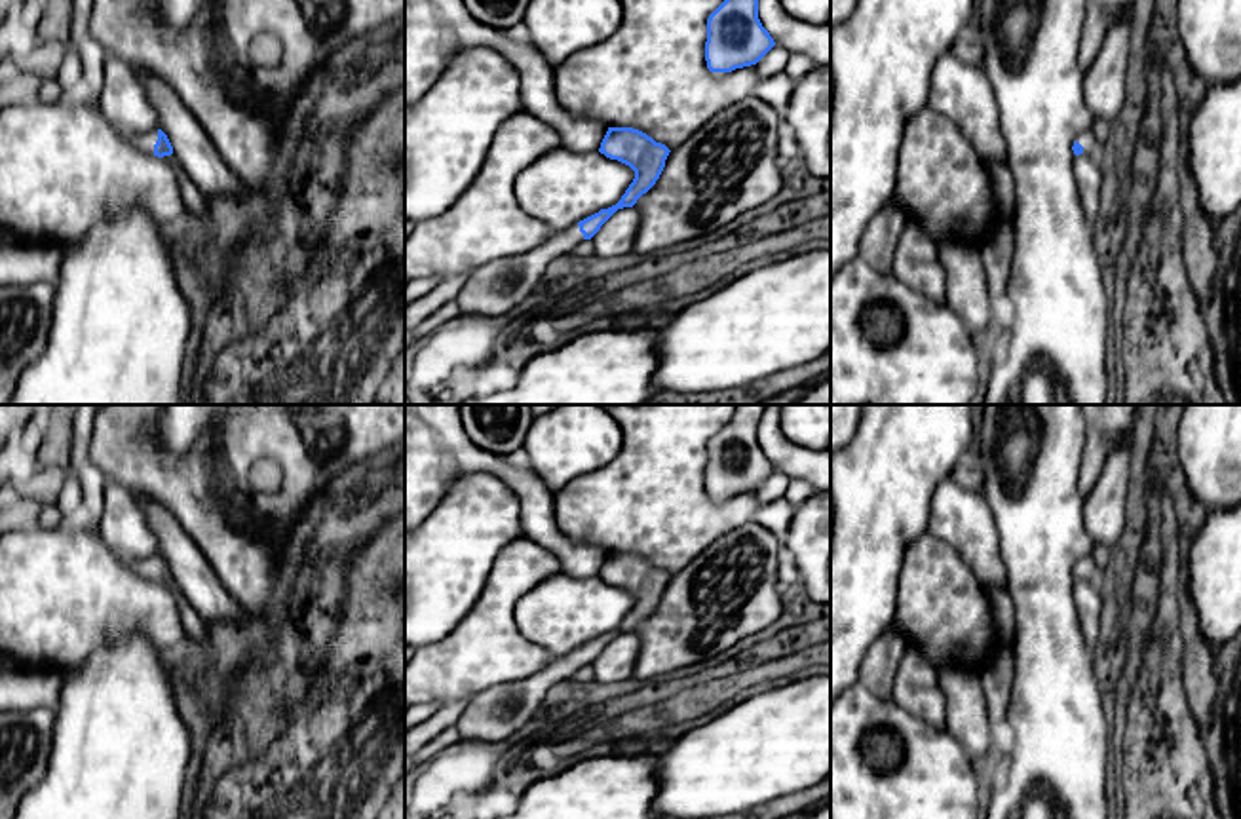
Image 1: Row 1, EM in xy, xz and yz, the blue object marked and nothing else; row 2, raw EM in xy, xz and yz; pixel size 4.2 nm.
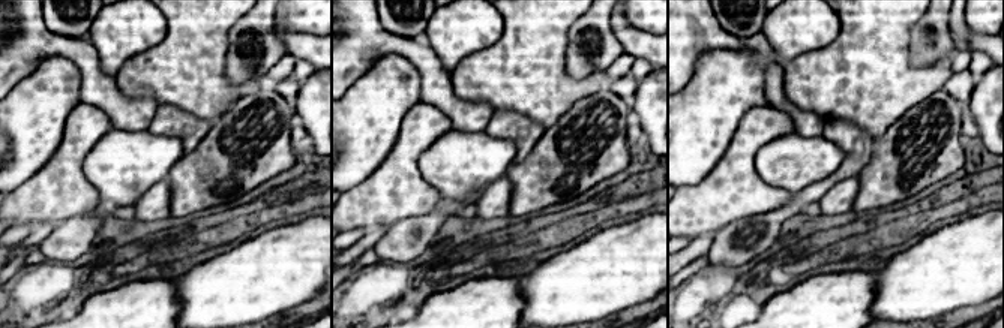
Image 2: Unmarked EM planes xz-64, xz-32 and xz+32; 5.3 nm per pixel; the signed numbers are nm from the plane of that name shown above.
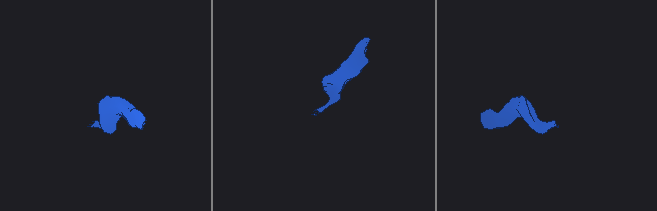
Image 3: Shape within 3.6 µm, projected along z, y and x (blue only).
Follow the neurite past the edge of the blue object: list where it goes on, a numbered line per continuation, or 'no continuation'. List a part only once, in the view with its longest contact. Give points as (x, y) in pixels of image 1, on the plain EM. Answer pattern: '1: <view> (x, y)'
1: xy (145, 567)

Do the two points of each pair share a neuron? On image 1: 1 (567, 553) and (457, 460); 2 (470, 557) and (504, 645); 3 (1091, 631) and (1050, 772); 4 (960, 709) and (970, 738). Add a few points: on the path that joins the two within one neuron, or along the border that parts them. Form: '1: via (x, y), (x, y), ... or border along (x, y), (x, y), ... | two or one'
1: via (538, 521), (536, 500), (506, 470), (489, 462) | one
2: border along (504, 548), (495, 561), (483, 593), (458, 626) | two
3: border along (1074, 599), (1078, 626), (1093, 648) | two
4: via (966, 717), (970, 730) | one

